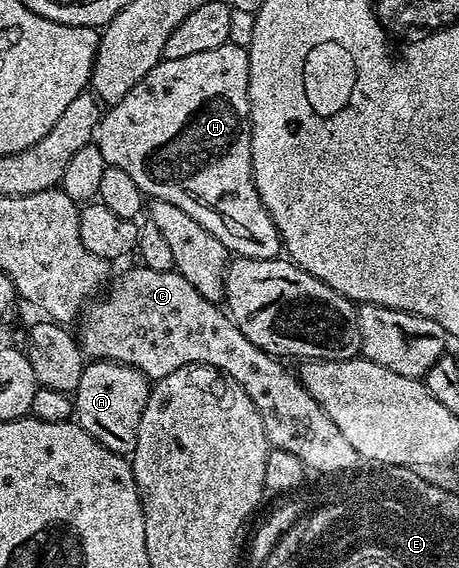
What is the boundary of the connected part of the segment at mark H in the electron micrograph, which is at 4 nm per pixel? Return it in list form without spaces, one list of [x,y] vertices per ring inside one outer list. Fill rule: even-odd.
[[[232,43],[220,45],[220,49],[207,49],[205,53],[192,53],[192,57],[163,59],[143,79],[136,81],[136,85],[132,85],[132,89],[128,89],[128,93],[124,93],[124,97],[119,103],[113,104],[103,114],[102,120],[98,122],[96,142],[108,167],[124,169],[124,173],[128,173],[128,177],[132,177],[132,181],[136,181],[143,196],[168,201],[168,205],[176,205],[176,209],[184,209],[184,213],[188,213],[188,217],[200,221],[200,225],[204,225],[204,229],[208,229],[208,233],[215,235],[225,245],[227,252],[243,259],[276,259],[284,251],[282,238],[264,201],[260,201],[260,193],[254,184],[252,141],[250,140],[250,102],[248,101],[249,64],[249,50],[237,47]]]

